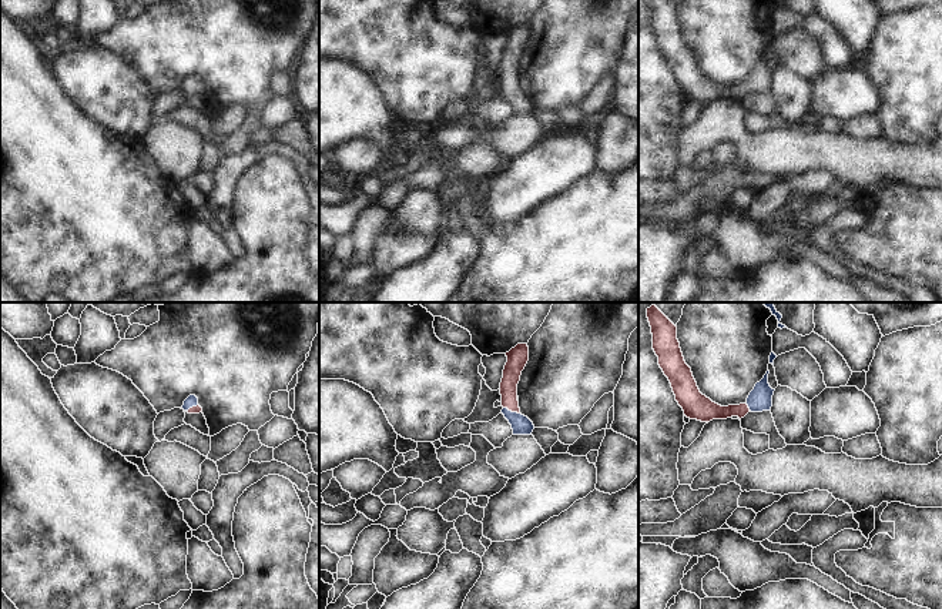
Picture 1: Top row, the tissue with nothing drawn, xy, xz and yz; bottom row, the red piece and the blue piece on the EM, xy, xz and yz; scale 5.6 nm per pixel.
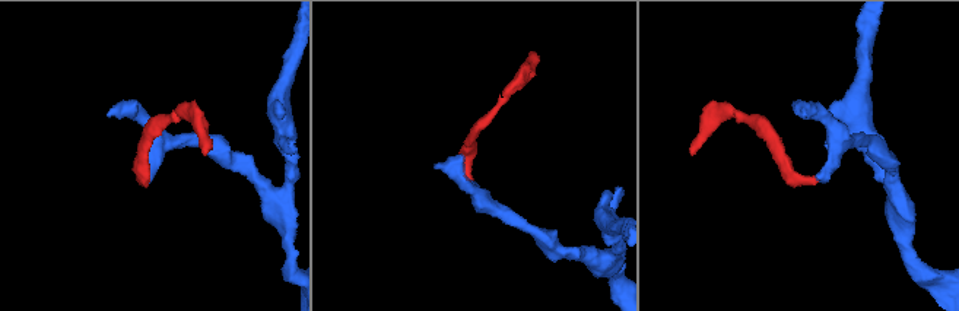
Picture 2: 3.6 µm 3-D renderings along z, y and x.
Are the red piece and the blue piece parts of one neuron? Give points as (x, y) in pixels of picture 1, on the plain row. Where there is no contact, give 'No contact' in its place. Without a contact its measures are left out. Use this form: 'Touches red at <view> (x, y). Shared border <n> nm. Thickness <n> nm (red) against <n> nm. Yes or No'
Touches red at xz (512, 91). Shared border 100 nm. Thickness 100 nm (red) against 110 nm. Yes

